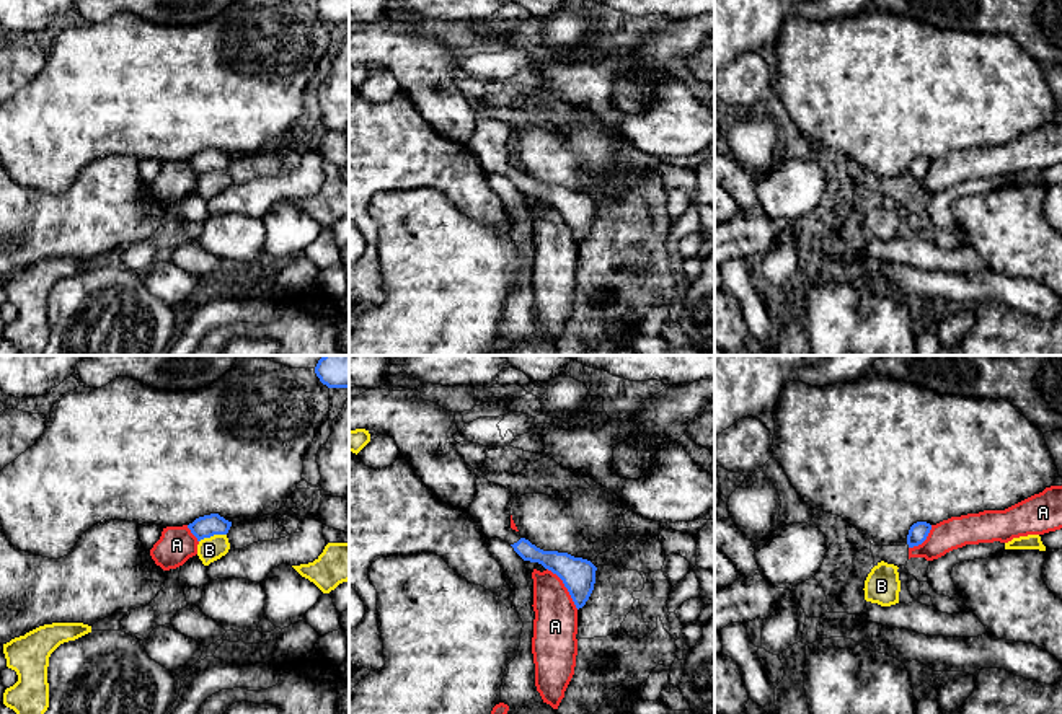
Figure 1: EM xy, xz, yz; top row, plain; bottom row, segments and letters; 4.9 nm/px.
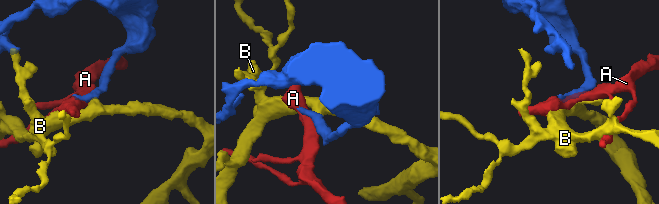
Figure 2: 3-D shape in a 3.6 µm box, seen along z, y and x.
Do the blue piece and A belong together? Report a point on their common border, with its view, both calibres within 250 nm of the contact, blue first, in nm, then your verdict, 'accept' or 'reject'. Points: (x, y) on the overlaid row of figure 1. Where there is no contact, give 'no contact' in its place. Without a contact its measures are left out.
xz (565, 586) | 170/220 nm | reject

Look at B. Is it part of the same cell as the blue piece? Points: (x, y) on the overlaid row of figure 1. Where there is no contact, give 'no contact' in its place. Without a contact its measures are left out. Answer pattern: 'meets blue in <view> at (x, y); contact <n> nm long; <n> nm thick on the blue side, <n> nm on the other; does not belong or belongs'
meets blue in xy at (212, 535); contact 140 nm long; 110 nm thick on the blue side, 120 nm on the other; does not belong

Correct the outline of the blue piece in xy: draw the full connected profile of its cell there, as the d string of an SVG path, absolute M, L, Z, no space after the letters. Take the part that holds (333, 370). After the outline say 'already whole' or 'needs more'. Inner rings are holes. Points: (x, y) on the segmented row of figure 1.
M323 355L315 373L328 388L349 388L349 355Z; already whole

